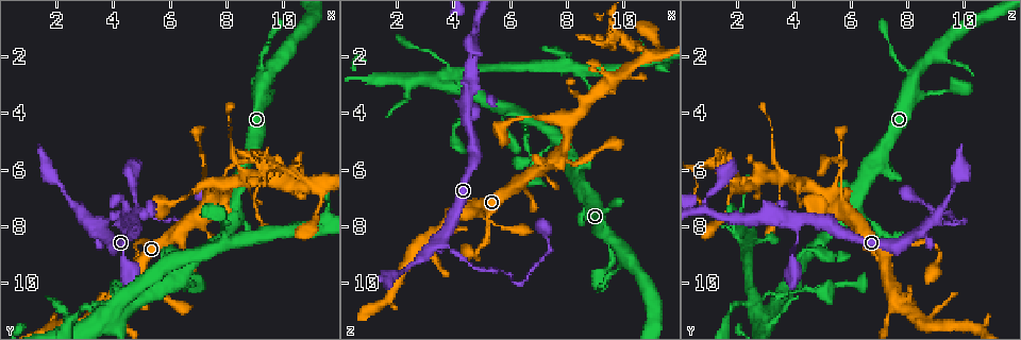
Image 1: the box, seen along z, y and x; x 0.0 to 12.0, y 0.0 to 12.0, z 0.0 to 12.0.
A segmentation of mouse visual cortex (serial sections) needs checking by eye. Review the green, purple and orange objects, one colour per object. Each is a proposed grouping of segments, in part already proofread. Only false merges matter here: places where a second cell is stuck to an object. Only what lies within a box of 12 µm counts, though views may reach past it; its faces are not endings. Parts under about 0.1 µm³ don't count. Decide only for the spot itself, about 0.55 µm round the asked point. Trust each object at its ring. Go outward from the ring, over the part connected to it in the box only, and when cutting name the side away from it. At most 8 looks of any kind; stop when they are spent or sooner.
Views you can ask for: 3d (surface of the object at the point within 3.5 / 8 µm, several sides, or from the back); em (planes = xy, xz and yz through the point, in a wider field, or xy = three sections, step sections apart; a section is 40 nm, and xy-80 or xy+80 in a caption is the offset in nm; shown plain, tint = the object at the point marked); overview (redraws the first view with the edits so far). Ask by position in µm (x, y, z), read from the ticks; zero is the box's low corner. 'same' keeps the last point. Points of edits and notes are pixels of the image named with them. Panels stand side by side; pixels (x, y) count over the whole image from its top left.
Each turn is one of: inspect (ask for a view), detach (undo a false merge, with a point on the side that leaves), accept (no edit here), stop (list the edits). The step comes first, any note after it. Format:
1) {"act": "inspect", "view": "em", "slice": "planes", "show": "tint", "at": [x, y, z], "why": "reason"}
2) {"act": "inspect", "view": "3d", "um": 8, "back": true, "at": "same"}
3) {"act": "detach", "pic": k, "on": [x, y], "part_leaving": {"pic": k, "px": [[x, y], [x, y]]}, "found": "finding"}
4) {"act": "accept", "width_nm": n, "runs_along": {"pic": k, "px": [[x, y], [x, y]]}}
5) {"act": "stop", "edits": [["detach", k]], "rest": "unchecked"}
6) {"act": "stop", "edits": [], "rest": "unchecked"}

{"act": "inspect", "view": "3d", "um": 8, "at": [4.1, 7.6, 8.9], "why": "thick turns thin"}

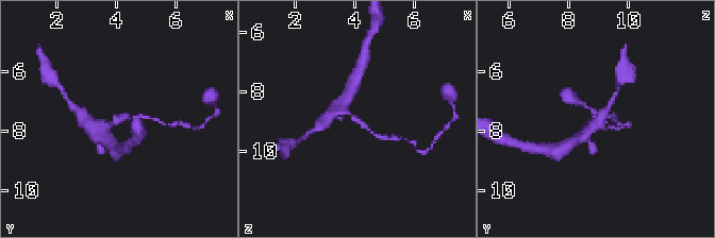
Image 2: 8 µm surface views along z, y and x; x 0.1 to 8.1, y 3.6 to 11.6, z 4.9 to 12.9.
{"act": "inspect", "view": "3d", "um": 3.5, "at": [4.1, 7.7, 9.0]}

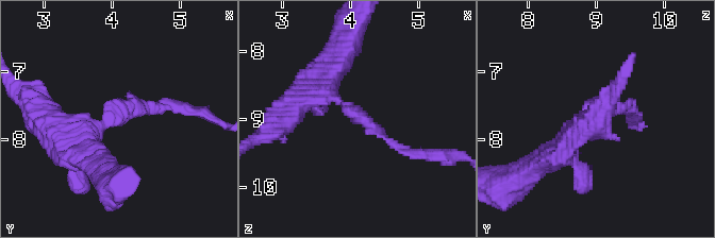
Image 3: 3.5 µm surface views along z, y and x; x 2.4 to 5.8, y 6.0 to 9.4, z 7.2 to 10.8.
{"act": "inspect", "view": "em", "slice": "planes", "show": "tint", "at": [4.10, 7.65, 8.95], "arm_widths_nm": [150, 350]}

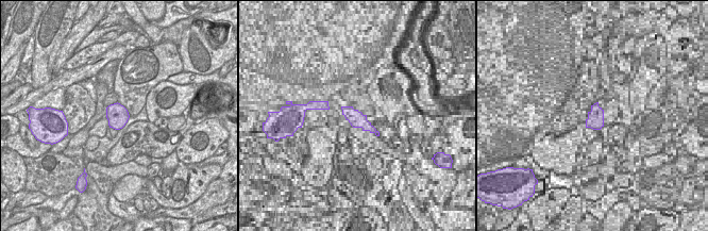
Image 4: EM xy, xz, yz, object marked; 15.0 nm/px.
{"act": "accept", "runs_along": {"pic": 3, "px": [[328, 77], [325, 92], [416, 155]]}, "found": "all the same cell"}

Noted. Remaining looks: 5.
{"act": "inspect", "view": "em", "slice": "xy", "step": 1, "show": "tint", "at": [6.4, 7.8, 10.0], "why": "abrupt turn"}

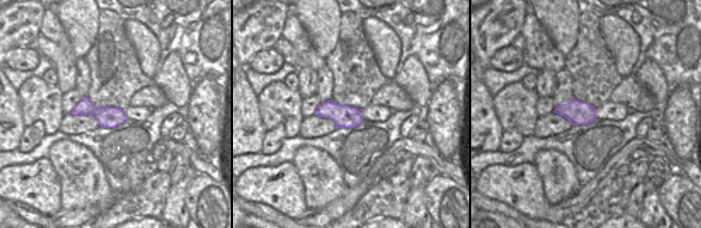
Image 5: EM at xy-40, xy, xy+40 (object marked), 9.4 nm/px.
{"act": "inspect", "view": "3d", "um": 3.5, "back": true, "at": "same"}

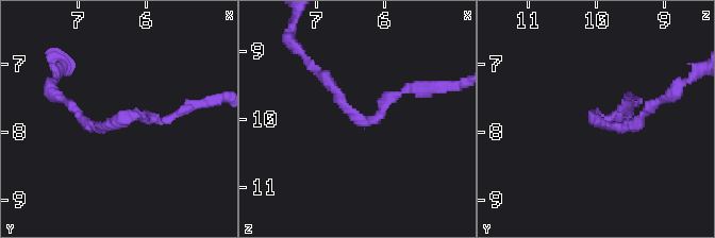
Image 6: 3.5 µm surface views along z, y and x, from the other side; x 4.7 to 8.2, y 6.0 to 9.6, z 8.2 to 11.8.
{"act": "accept", "runs_along": {"pic": 6, "px": [[180, 112], [112, 125], [88, 125], [76, 112]]}, "found": "continuous, no second cell"}

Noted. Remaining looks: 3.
{"act": "inspect", "view": "3d", "um": 8, "at": [2.0, 6.3, 9.8], "why": "sudden change in width"}

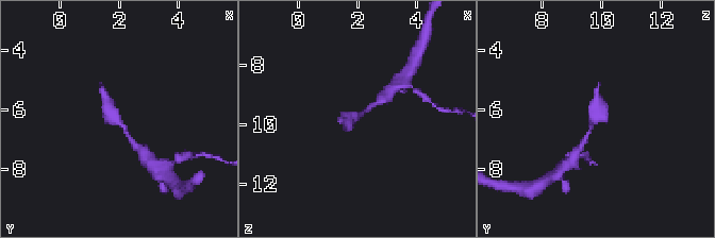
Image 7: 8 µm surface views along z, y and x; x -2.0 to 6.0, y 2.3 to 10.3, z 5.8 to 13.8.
{"act": "inspect", "view": "em", "slice": "xy", "step": 2, "show": "tint", "at": [1.9, 6.3, 9.8], "why": "now the EM"}

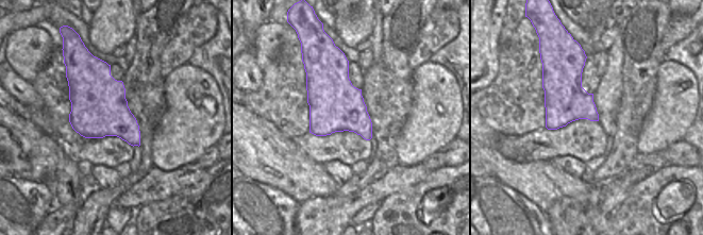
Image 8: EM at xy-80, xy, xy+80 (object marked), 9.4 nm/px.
{"act": "accept", "runs_along": {"pic": 7, "px": [[133, 143], [110, 112], [102, 91]]}, "found": "one cell here"}

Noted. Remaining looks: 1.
{"act": "stop", "edits": [], "rest": "unchecked"}

